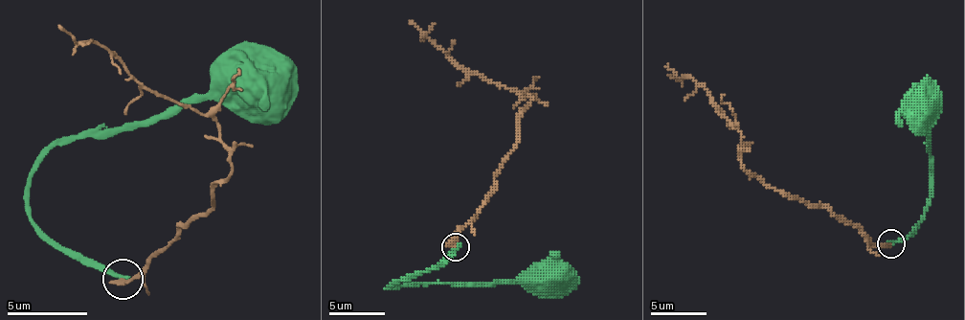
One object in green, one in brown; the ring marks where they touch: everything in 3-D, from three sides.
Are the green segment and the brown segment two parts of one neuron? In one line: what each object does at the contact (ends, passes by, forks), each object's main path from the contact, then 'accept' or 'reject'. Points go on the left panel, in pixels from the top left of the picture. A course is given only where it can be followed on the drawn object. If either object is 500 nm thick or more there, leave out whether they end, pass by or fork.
green ends; brown ends; course green (122, 280), (70, 256), (30, 216), (33, 168), (57, 144), (149, 127), (278, 80), (261, 80); course brown (122, 280), (210, 208), (230, 175), (221, 127), (149, 92), (101, 43), (78, 43), (57, 28); reject

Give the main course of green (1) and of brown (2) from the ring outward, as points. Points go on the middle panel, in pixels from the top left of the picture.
1: (455, 246), (435, 265), (390, 285), (533, 280), (548, 265), (559, 265), (564, 271), (553, 280)
2: (455, 246), (460, 229), (494, 184), (494, 172), (517, 142), (517, 120), (530, 97), (460, 69), (410, 21)

